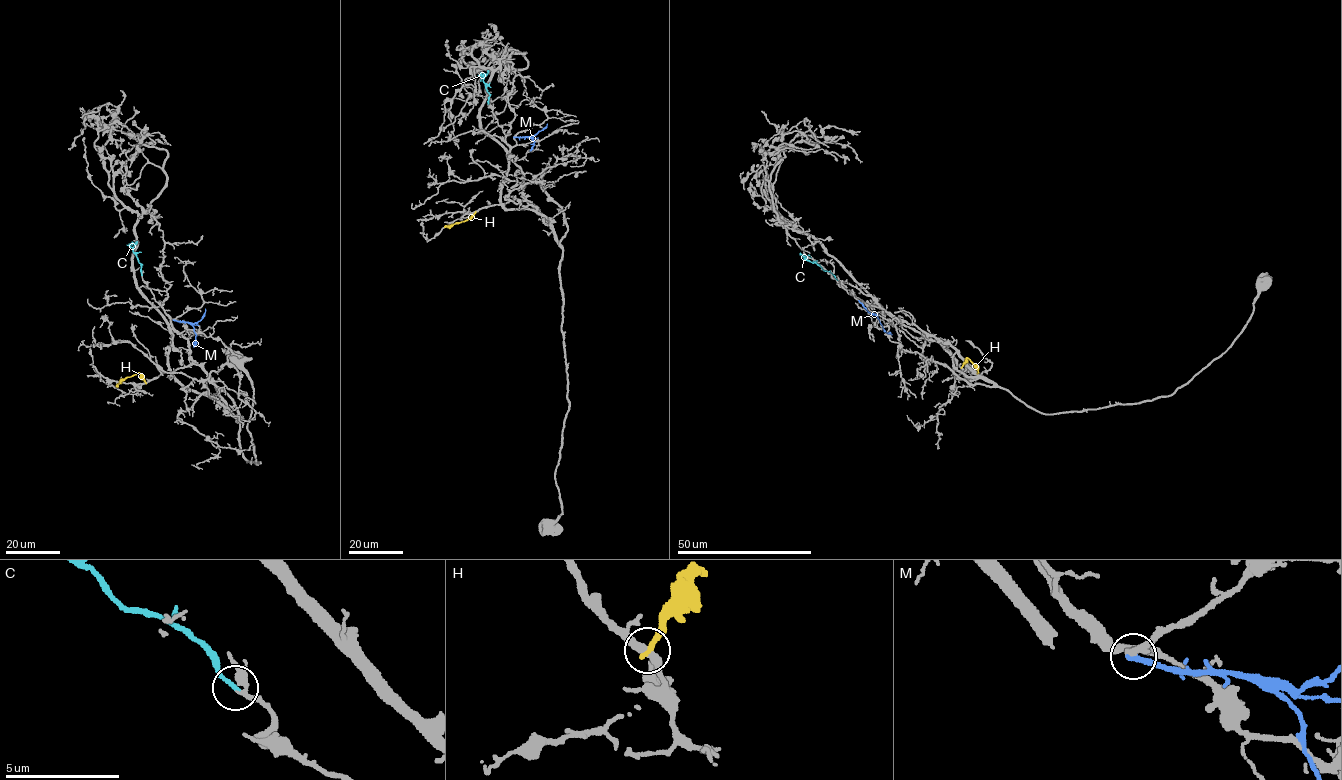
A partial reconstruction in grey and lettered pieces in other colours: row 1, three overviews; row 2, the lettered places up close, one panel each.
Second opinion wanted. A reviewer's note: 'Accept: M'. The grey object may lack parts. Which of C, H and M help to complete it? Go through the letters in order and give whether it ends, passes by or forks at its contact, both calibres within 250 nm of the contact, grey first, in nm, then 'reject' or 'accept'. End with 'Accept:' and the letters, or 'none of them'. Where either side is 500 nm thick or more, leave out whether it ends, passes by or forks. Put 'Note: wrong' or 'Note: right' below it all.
C: it ends; calibres 190 and 220 nm; accept
H: it ends; calibres 360 and 280 nm; reject
M: it ends; calibres 280 and 280 nm; reject
Accept: C
Note: wrong

